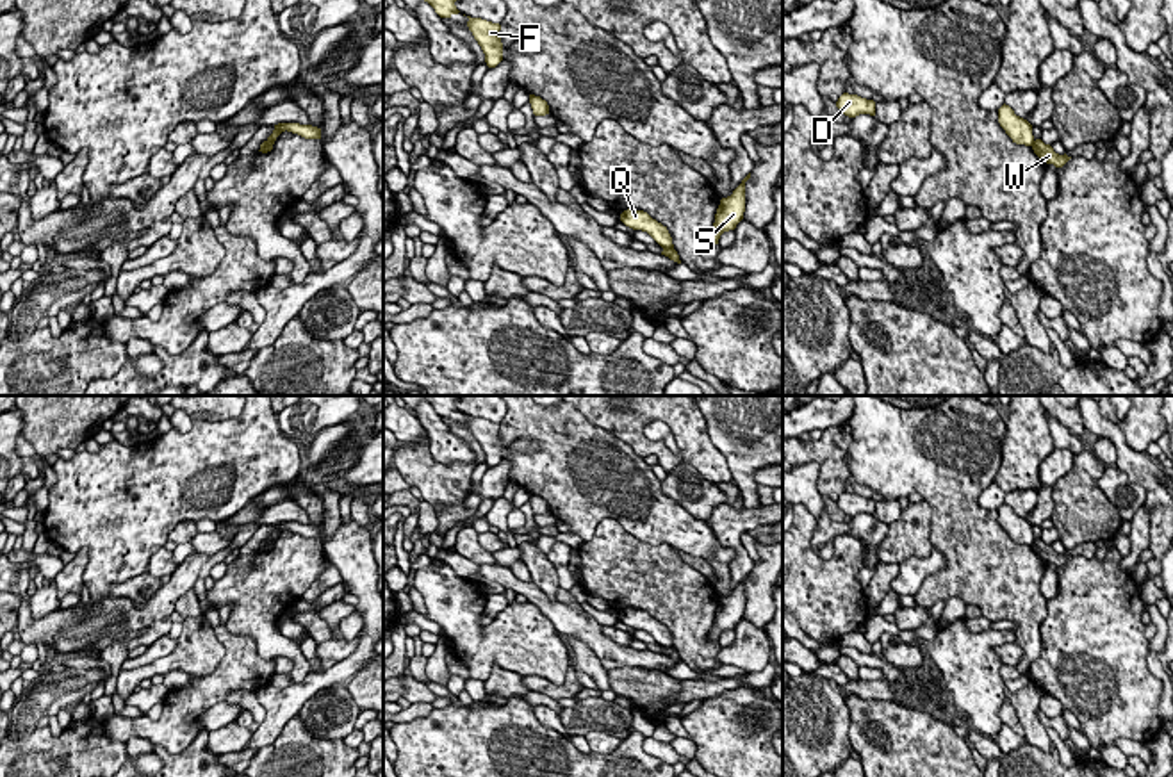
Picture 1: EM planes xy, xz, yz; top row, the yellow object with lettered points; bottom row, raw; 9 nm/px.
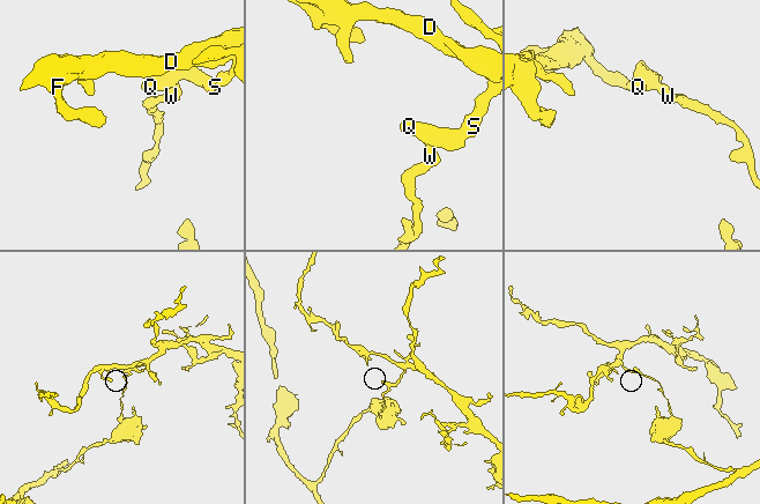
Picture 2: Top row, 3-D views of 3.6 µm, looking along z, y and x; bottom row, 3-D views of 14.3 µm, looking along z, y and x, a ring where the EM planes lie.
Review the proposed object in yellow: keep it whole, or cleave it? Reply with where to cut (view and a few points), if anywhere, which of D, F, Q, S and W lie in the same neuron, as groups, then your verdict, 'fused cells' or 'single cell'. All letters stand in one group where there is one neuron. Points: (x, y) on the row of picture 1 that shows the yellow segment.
cut in yz along (1034, 141), (1031, 145); D F Q S / W; fused cells

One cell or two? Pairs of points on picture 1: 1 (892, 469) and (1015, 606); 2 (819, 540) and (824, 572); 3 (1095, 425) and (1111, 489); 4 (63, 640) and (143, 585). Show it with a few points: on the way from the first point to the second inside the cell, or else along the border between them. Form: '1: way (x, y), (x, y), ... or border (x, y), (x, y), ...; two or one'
1: way (931, 487), (958, 514), (963, 531), (993, 567); one
2: border (815, 519), (817, 530), (812, 547), (829, 560); two
3: border (1115, 467), (1131, 482), (1136, 482), (1147, 494); two
4: border (161, 587), (141, 606), (123, 597), (113, 597); two

